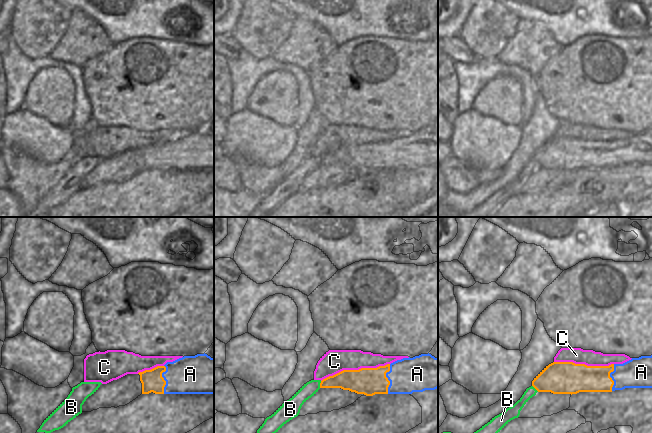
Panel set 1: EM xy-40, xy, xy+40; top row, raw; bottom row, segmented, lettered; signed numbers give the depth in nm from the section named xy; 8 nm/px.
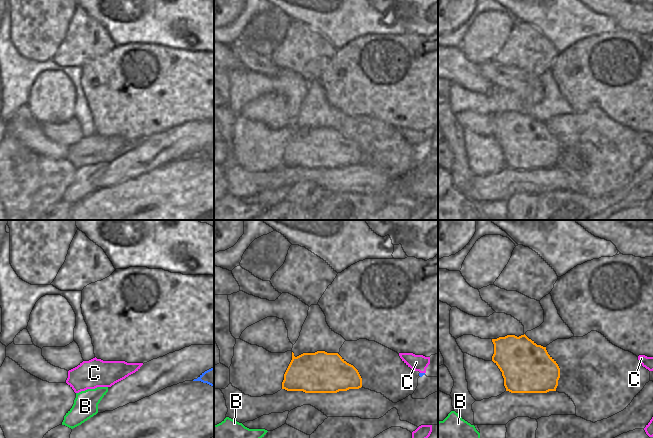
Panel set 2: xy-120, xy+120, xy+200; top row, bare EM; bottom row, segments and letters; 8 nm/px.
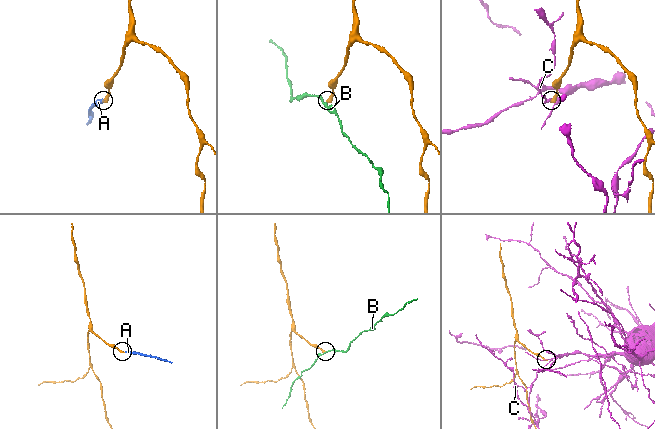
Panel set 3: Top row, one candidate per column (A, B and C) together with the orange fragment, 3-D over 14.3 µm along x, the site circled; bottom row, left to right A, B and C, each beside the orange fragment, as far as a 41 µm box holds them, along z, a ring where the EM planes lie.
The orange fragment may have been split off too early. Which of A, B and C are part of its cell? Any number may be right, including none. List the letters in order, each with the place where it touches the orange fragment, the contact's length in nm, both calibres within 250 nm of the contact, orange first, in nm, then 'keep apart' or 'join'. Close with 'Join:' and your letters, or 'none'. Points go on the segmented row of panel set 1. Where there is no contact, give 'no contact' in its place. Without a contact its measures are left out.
A: meets orange in xy at (387, 379); contact 240 nm long; 220 nm thick on the orange side, 280 nm on the other; join
B: meets orange in xy at (320, 384); contact 60 nm long; 160 nm thick on the orange side, 110 nm on the other; keep apart
C: meets orange in xy at (355, 370); contact 550 nm long; 220 nm thick on the orange side, 190 nm on the other; keep apart
Join: A

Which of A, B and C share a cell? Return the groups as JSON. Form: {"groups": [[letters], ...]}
{"groups": [["A"], ["B"], ["C"]]}

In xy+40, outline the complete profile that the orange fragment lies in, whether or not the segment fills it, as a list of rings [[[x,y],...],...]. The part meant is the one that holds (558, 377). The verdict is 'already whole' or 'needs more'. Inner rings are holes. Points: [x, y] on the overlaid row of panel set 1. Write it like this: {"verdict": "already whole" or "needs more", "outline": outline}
{"verdict": "needs more", "outline": [[[652,355],[609,366],[553,362],[534,378],[532,386],[538,392],[571,395],[625,388],[652,388]]]}

